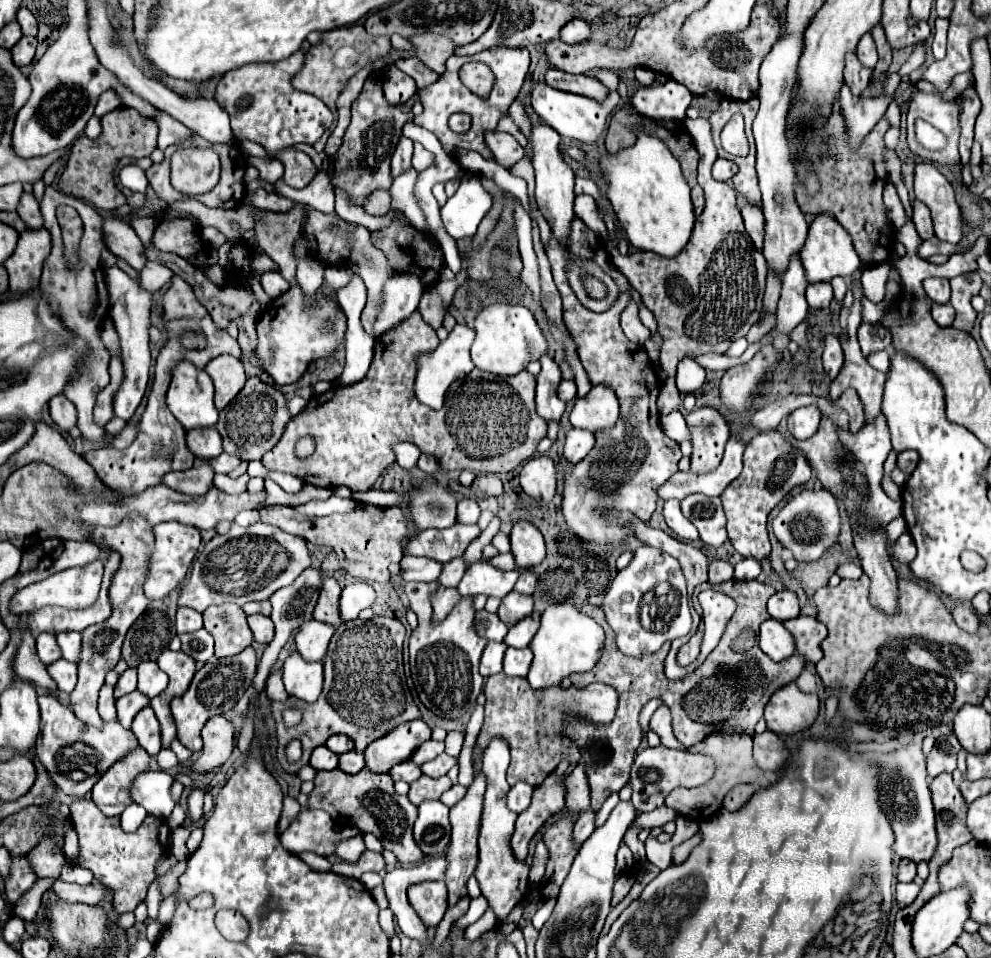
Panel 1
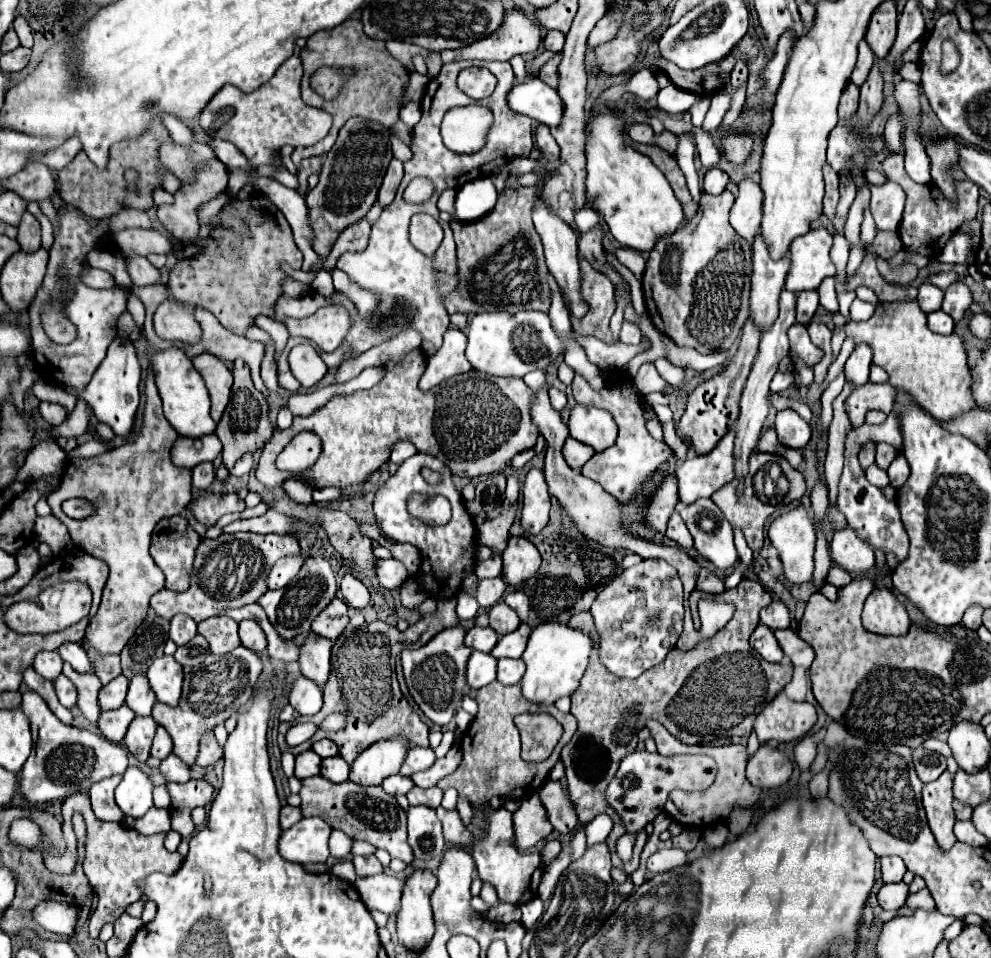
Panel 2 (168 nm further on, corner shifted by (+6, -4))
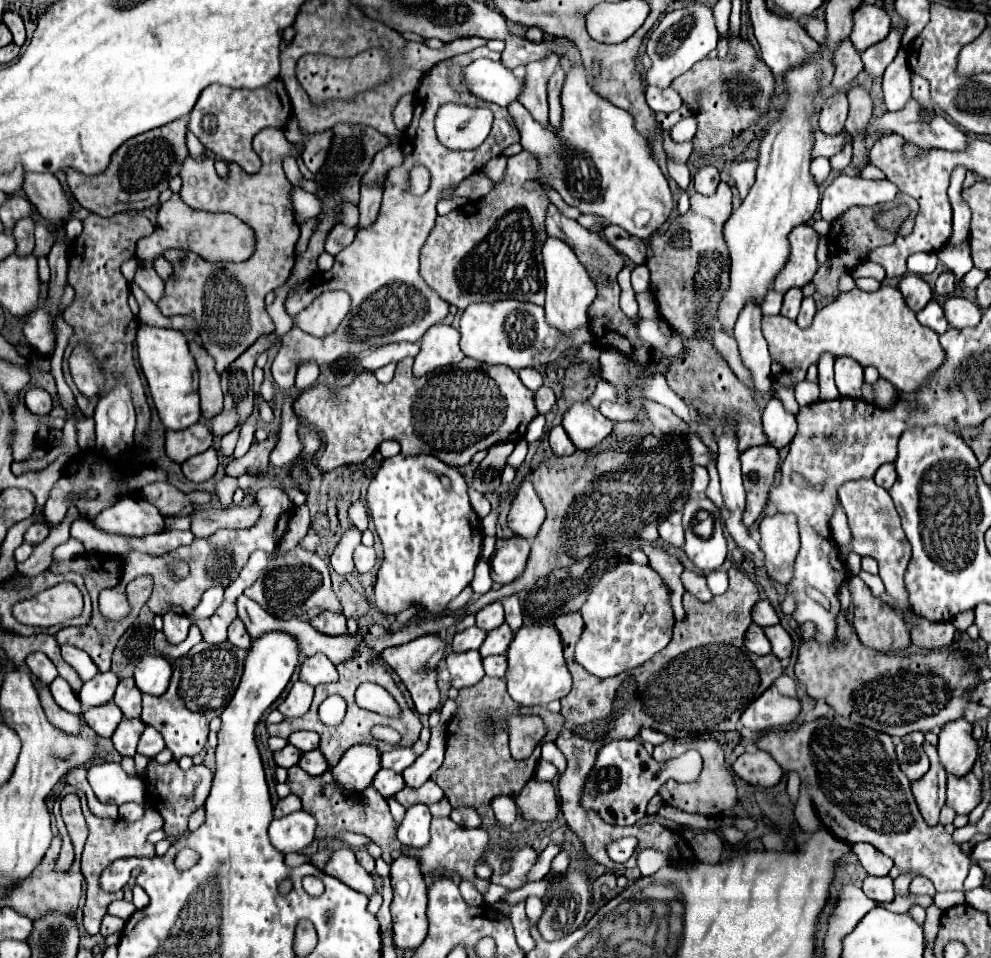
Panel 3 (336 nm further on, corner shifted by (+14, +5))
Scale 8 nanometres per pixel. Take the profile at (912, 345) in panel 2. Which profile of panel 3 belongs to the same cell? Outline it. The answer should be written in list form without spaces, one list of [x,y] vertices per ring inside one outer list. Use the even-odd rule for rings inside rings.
[[[880,286],[876,292],[854,288],[848,294],[842,294],[818,310],[812,326],[806,330],[784,316],[764,316],[762,332],[770,346],[774,380],[786,386],[804,380],[808,366],[816,364],[822,352],[850,356],[862,366],[874,366],[884,380],[906,394],[918,392],[944,362],[938,334],[916,320],[916,314],[908,308],[900,290],[892,286]]]

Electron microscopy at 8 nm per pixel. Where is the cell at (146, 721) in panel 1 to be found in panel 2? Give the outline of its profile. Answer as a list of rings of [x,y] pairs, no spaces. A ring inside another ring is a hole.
[[[134,717],[134,721],[128,727],[128,733],[124,737],[124,747],[140,761],[144,763],[150,757],[150,745],[156,733],[156,721],[152,717]]]

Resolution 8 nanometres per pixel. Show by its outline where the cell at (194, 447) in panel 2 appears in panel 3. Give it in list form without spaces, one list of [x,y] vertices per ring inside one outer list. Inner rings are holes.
[[[198,422],[180,432],[166,432],[166,454],[170,460],[182,464],[188,458],[206,452],[212,444],[212,432],[204,422]]]

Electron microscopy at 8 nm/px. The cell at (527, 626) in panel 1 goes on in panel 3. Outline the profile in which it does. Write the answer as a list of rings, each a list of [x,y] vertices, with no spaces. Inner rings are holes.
[[[502,624],[500,628],[488,632],[488,636],[486,636],[486,640],[478,652],[482,654],[482,658],[486,658],[490,654],[506,654],[512,638],[514,638],[514,632],[510,630],[510,626]]]

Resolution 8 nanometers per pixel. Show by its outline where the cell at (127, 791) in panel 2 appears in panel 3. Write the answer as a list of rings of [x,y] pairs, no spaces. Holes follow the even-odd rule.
[[[118,762],[94,764],[88,768],[88,782],[96,798],[104,804],[126,804],[144,800],[144,782],[138,776],[124,774]]]

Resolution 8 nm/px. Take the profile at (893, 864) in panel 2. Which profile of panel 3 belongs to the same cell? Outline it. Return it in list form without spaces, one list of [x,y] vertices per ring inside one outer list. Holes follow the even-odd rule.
[[[864,842],[852,844],[852,852],[858,856],[858,860],[862,862],[864,870],[870,876],[886,876],[894,866],[892,860],[886,854],[880,854],[880,850],[876,850],[872,844],[864,844]]]

